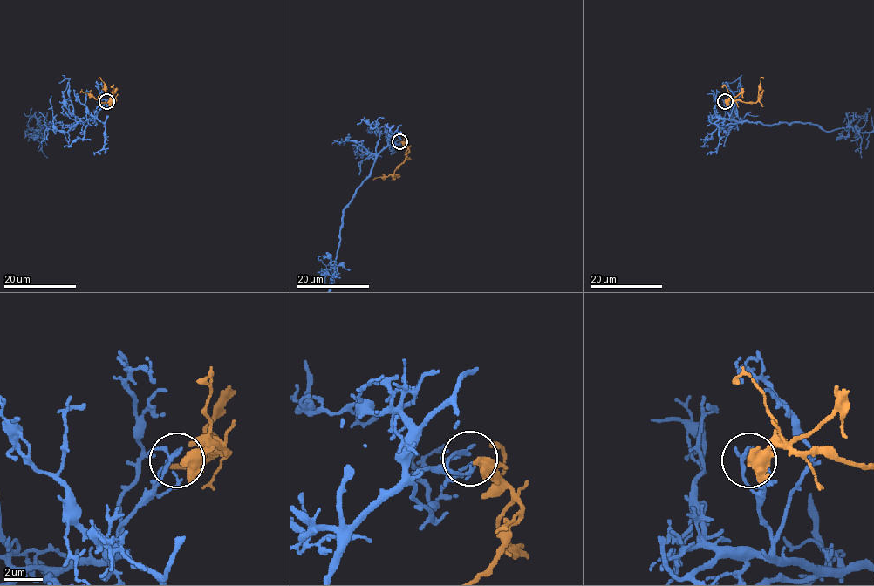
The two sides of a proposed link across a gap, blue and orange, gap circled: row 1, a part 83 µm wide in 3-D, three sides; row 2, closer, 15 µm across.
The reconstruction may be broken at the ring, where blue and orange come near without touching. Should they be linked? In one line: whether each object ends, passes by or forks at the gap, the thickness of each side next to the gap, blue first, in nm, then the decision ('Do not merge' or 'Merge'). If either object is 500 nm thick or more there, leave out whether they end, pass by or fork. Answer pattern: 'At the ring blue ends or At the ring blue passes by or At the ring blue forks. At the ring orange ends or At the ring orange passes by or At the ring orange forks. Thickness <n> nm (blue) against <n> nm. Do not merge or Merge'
Thickness 190 nm (blue) against 500 nm. Do not merge

